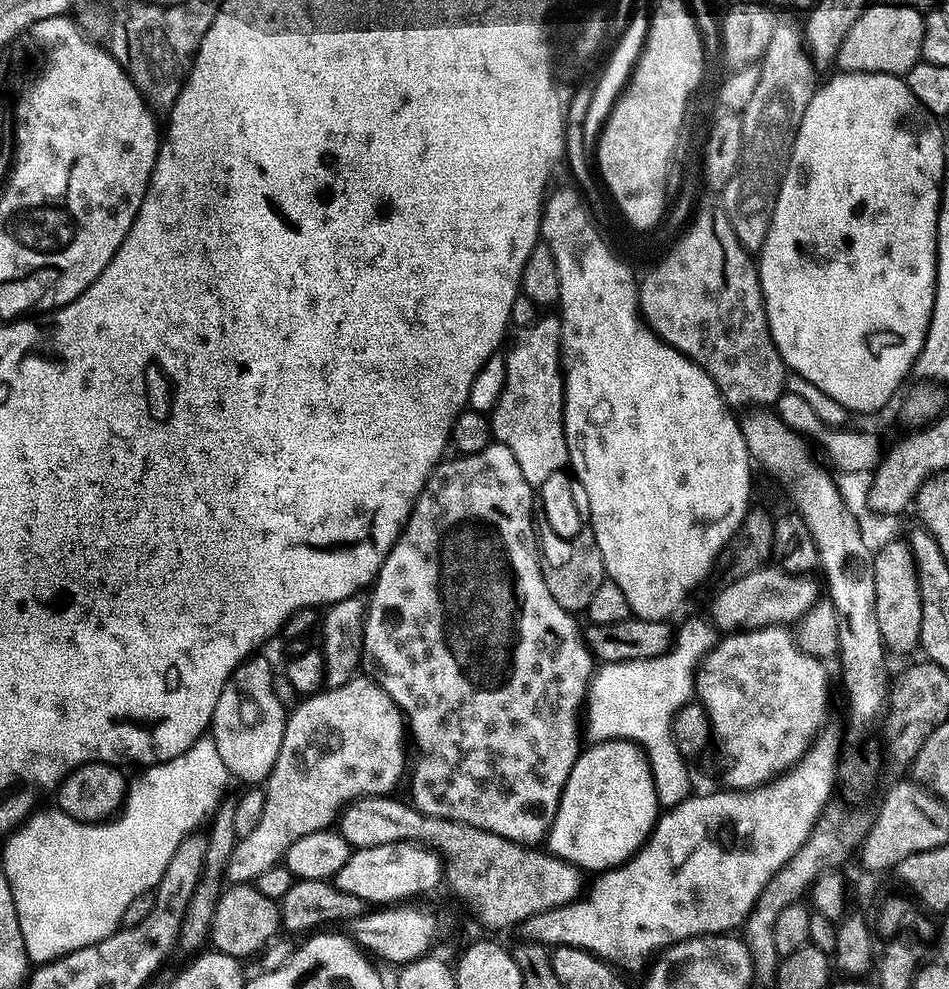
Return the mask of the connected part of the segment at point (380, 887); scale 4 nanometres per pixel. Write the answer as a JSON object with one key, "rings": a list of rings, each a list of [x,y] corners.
{"rings":[[[395,840],[393,844],[355,849],[350,859],[346,862],[346,866],[342,866],[342,870],[334,878],[334,883],[337,888],[362,898],[369,905],[392,906],[397,902],[407,901],[409,898],[420,898],[416,896],[430,891],[431,888],[438,887],[439,884],[441,887],[443,875],[444,866],[439,852],[433,852],[432,849],[411,840]]]}

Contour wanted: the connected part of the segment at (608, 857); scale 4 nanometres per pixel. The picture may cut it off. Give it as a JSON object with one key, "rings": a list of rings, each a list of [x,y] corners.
{"rings":[[[597,740],[581,751],[570,770],[570,778],[566,778],[554,822],[546,837],[546,848],[568,864],[574,864],[581,870],[589,868],[592,874],[599,874],[632,859],[651,836],[657,819],[656,787],[643,750],[629,740]]]}

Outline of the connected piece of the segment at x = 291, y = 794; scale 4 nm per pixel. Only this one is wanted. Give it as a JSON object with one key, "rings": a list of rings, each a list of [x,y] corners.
{"rings":[[[357,674],[353,676],[350,682],[346,682],[337,688],[324,688],[313,695],[303,697],[303,699],[287,713],[284,722],[284,733],[282,734],[282,750],[278,750],[278,758],[274,762],[272,773],[270,773],[266,783],[263,785],[266,807],[262,809],[262,818],[259,820],[258,826],[254,826],[254,830],[250,830],[250,834],[246,834],[237,839],[234,850],[228,859],[226,870],[224,871],[229,885],[252,884],[258,878],[258,874],[270,870],[270,866],[281,863],[284,859],[284,851],[290,846],[294,846],[294,842],[298,842],[298,838],[306,838],[306,834],[314,834],[315,832],[323,832],[331,829],[334,821],[337,819],[338,813],[348,801],[359,800],[362,796],[386,796],[397,791],[395,789],[396,783],[399,782],[403,772],[404,775],[406,772],[406,764],[404,768],[406,721],[403,713],[400,711],[400,707],[390,698],[390,694],[386,694],[386,690],[381,688],[375,679],[369,678],[367,675],[364,675],[364,677],[363,675],[364,674]]]}

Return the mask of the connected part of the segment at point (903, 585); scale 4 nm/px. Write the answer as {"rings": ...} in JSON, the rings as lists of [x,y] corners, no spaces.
{"rings":[[[897,538],[873,555],[872,565],[874,566],[875,617],[885,647],[891,653],[894,651],[898,654],[915,649],[920,640],[922,604],[912,552],[905,541]]]}

